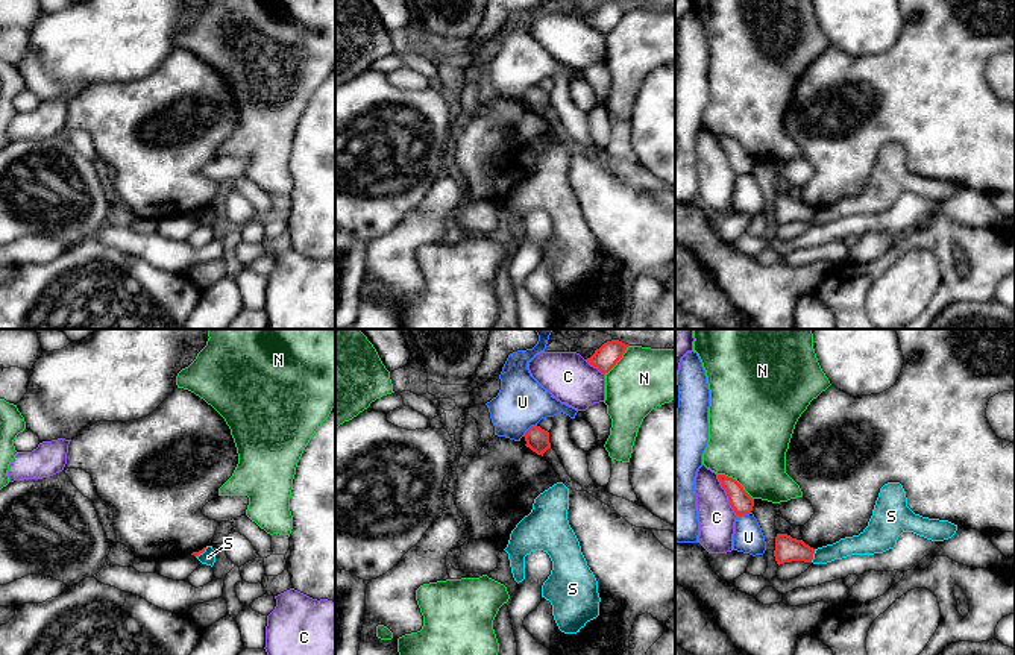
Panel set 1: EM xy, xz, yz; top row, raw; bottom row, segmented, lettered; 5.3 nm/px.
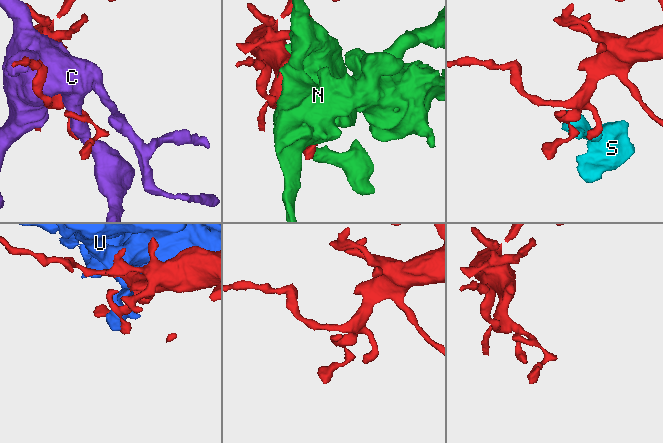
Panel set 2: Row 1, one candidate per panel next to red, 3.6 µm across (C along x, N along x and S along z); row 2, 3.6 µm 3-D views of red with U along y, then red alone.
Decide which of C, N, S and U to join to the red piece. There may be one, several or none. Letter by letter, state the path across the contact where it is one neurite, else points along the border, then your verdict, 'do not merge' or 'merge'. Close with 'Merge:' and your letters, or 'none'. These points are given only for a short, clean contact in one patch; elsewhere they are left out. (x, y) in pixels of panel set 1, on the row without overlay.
C: do not merge
N: do not merge
S: border along yz (815, 209), (810, 222); do not merge
U: do not merge
Merge: none

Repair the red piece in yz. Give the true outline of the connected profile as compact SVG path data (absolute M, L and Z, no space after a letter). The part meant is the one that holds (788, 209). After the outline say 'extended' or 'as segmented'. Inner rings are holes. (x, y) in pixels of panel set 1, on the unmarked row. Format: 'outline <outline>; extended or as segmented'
outline M777 194L774 217L777 224L804 221L812 223L815 209L803 200L792 199L787 194Z; as segmented

